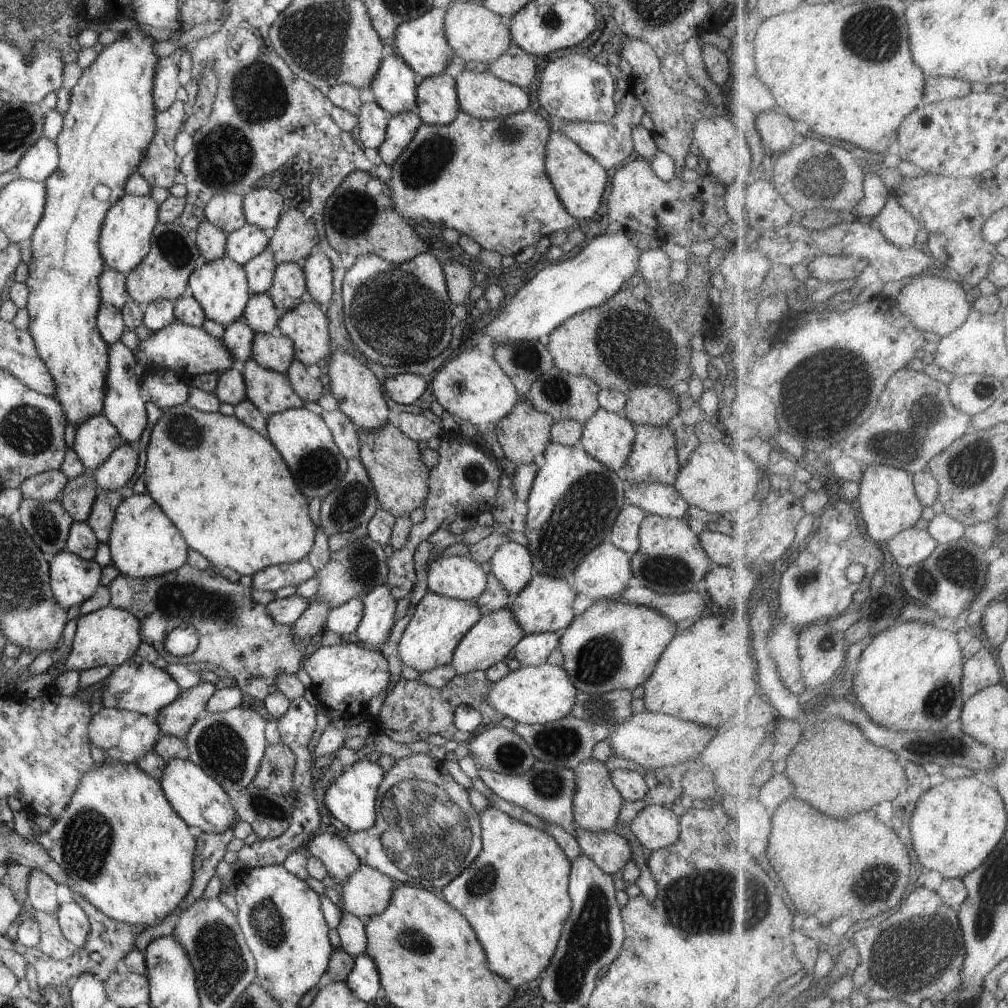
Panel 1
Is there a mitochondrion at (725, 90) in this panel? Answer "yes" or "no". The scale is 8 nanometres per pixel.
no

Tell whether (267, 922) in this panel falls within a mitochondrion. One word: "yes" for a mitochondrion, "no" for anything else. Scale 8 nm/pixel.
yes

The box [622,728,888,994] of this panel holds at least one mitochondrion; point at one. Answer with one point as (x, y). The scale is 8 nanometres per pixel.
(704, 903)

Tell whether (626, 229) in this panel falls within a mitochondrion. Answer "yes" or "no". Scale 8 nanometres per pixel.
no

